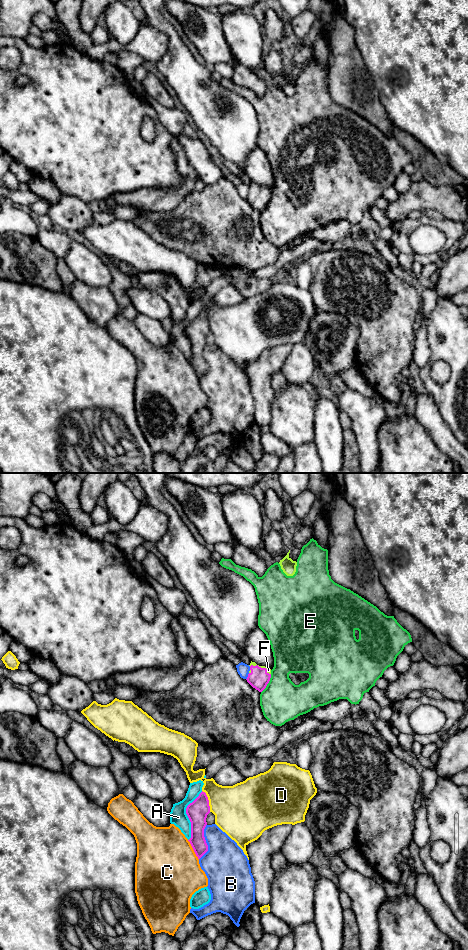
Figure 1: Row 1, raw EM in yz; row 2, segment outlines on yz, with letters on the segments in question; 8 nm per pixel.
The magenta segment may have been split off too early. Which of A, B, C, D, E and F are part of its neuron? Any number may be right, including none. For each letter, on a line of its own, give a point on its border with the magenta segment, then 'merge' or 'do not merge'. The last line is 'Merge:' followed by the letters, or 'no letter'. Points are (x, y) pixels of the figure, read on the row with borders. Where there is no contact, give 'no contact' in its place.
A: contact yz (187, 815); do not merge
B: contact yz (205, 842); do not merge
C: contact yz (193, 849); do not merge
D: contact yz (208, 801); do not merge
E: contact yz (268, 682); do not merge
F: contact yz (260, 667); merge
Merge: F

